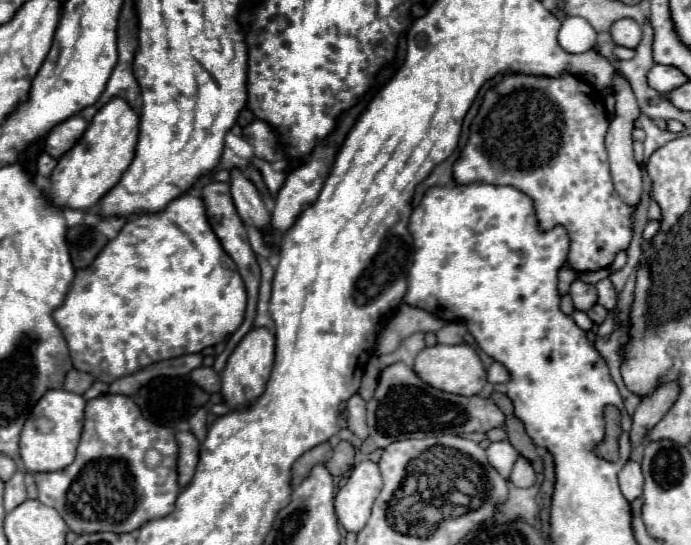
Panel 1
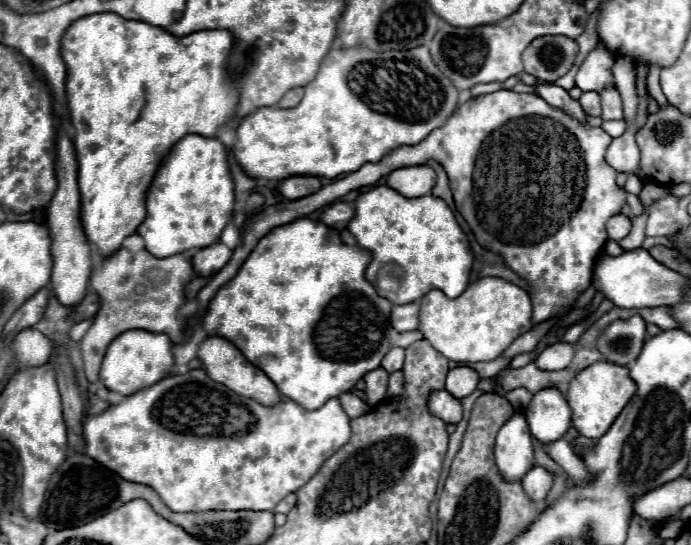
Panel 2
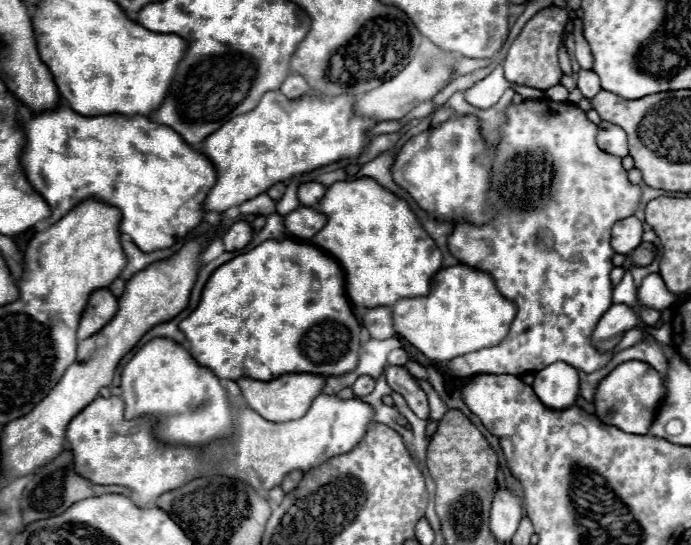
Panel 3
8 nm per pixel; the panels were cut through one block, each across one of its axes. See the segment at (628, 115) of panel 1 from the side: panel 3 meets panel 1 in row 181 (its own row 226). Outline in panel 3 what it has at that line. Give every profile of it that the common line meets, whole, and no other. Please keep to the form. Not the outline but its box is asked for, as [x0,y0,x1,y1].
[612,216,642,254]

